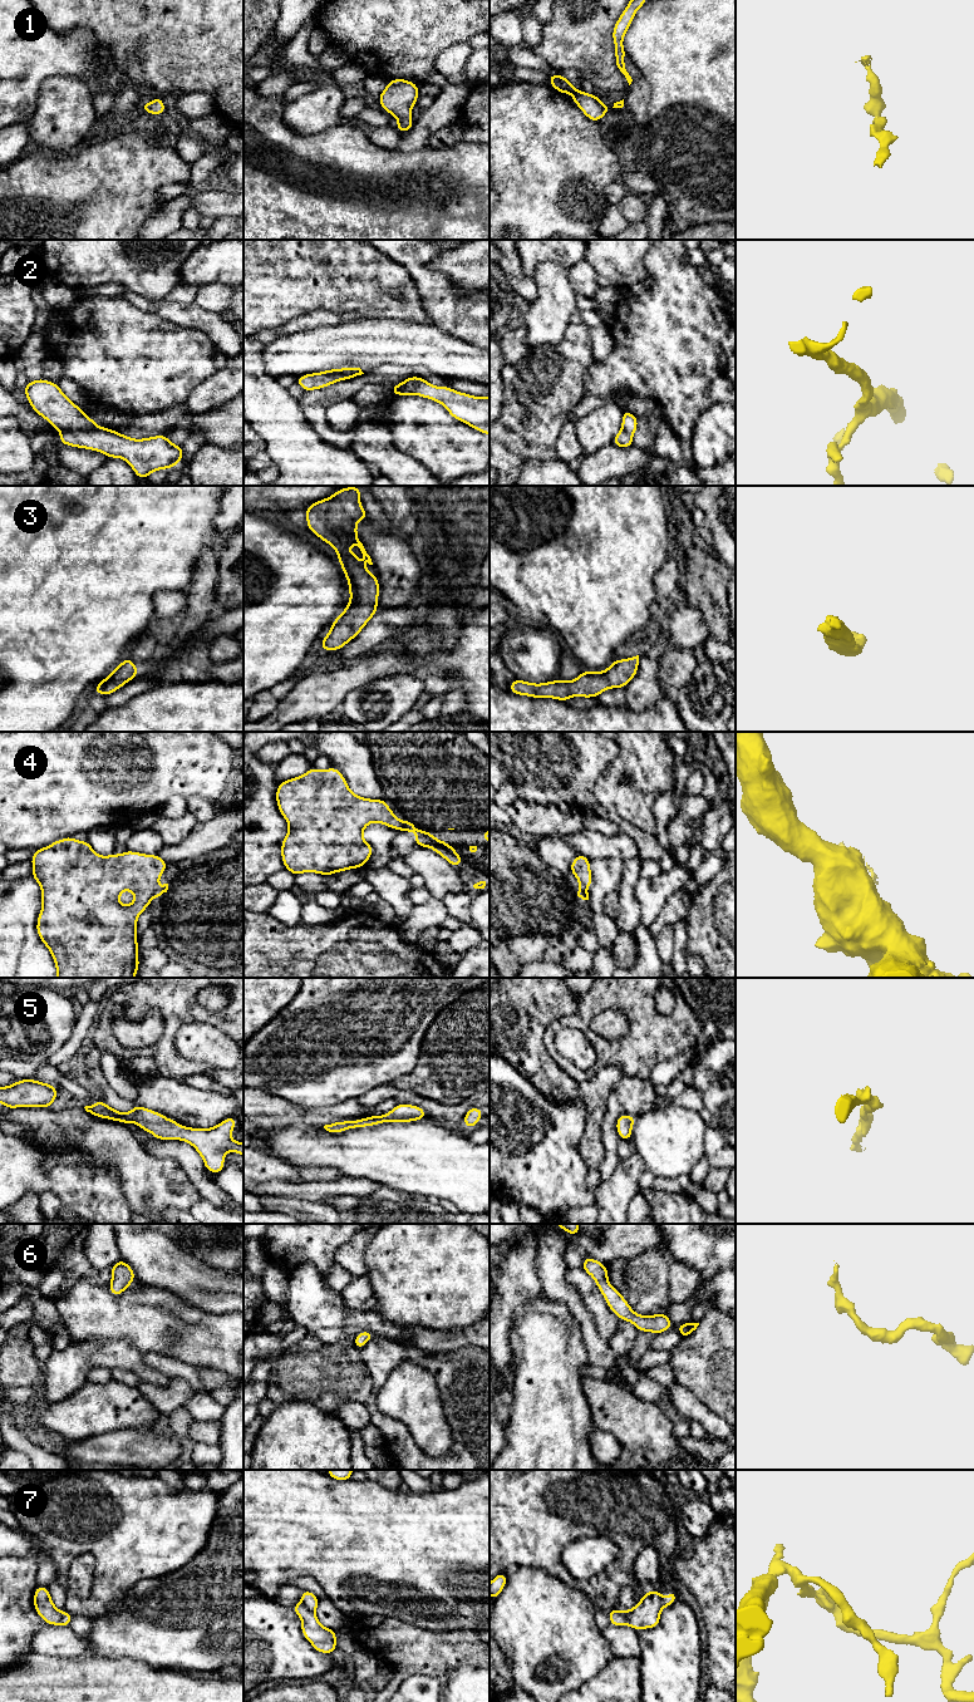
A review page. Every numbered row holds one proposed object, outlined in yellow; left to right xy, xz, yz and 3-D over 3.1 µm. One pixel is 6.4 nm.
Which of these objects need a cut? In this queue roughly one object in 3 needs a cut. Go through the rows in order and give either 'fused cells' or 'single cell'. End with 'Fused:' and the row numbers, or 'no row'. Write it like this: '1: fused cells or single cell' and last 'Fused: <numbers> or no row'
1: single cell
2: single cell
3: single cell
4: fused cells
5: single cell
6: single cell
7: fused cells
Fused: 4, 7

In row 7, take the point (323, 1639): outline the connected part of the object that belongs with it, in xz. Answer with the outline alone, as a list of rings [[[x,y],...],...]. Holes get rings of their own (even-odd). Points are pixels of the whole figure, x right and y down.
[[[301,1602],[291,1609],[300,1617],[302,1635],[311,1643],[315,1651],[330,1654],[338,1648],[336,1630],[323,1627],[316,1614],[310,1612]]]

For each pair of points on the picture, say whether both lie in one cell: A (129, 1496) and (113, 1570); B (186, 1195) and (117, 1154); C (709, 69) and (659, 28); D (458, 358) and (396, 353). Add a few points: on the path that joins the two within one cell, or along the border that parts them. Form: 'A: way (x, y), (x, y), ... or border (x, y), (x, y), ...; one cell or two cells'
A: way (129, 1515), (129, 1544), (126, 1552); one cell
B: way (168, 1188), (153, 1185), (134, 1166); one cell
C: way (697, 59), (677, 42), (672, 40); one cell
D: way (443, 355), (441, 353), (411, 353); one cell

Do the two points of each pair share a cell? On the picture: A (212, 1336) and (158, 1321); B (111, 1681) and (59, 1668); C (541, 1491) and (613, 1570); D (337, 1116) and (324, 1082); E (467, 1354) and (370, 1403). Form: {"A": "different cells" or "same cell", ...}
{"A": "same cell", "B": "same cell", "C": "same cell", "D": "different cells", "E": "same cell"}

